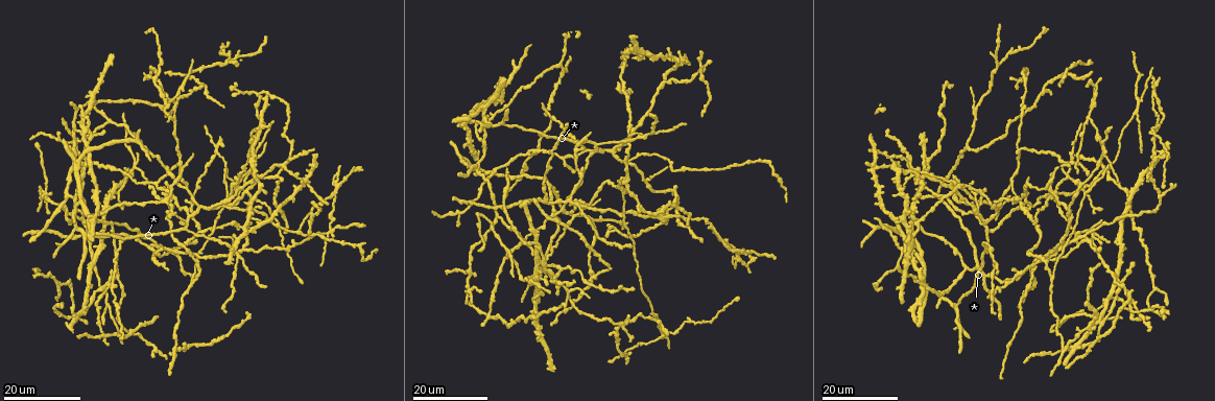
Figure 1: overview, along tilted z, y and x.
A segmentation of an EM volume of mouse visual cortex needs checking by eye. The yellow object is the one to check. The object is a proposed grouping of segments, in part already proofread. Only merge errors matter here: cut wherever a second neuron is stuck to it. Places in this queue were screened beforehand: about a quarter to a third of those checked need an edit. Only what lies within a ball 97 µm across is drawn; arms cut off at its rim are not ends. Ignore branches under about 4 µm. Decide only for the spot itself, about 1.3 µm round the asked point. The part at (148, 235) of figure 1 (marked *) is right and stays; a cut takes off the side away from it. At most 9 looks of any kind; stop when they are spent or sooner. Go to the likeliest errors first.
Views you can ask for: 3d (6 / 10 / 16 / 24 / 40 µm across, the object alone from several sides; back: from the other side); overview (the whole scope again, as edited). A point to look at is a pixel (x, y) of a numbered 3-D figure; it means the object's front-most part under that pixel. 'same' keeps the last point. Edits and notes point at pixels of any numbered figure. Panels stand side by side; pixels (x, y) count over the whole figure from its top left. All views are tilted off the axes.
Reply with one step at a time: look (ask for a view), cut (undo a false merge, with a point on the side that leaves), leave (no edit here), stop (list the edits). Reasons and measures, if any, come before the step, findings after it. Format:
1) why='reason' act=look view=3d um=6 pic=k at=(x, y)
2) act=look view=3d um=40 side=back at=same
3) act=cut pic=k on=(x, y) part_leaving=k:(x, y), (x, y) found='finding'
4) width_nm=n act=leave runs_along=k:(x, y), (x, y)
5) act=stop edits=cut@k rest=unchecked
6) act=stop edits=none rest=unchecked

act=look view=3d um=24 pic=1 at=(328, 229)

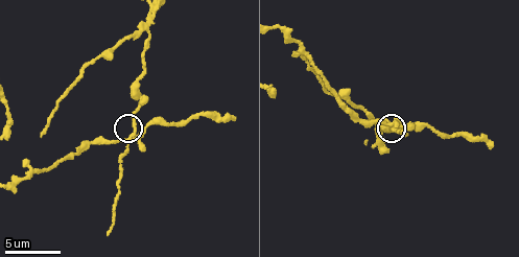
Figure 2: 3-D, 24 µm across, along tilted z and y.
act=look view=3d um=10 pic=2 at=(134, 130)

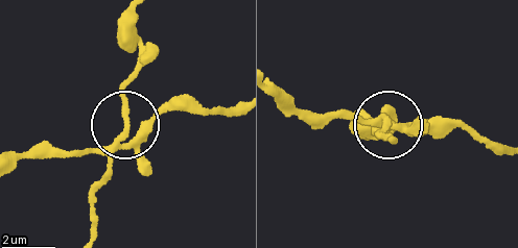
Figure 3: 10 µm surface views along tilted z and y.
arms=4 act=cut pic=3 on=(101, 182) part_leaving=3:(112, 145), (126, 121), (124, 85), (138, 57), (134, 17) found='a second neuron is stuck on'

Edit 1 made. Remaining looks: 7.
act=look view=overview

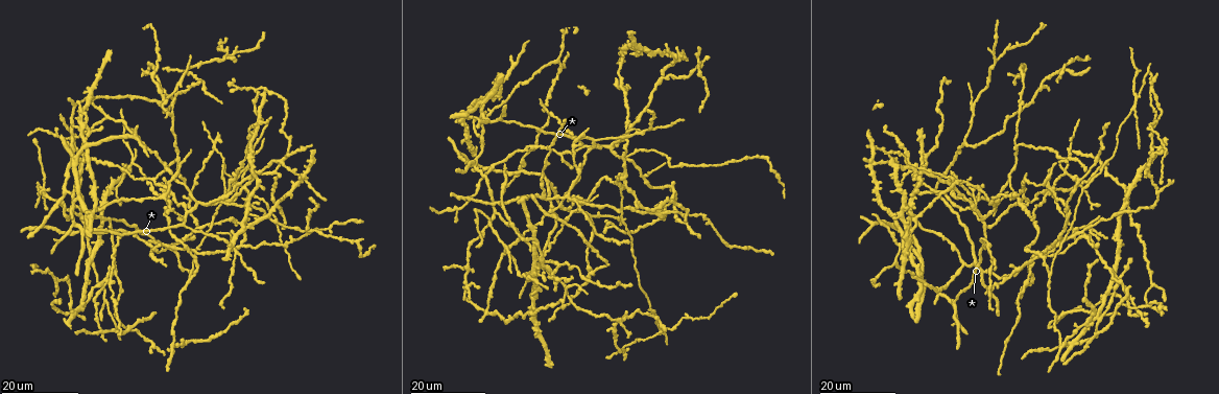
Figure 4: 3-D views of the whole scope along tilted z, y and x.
act=look view=3d um=16 pic=4 at=(491, 165)

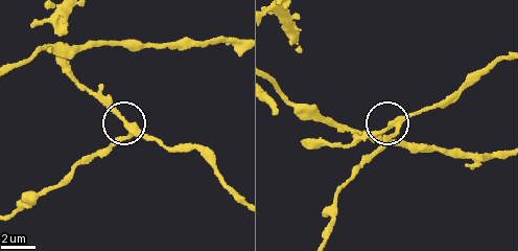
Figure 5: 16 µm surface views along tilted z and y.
act=look view=3d um=10 pic=5 at=(396, 127)

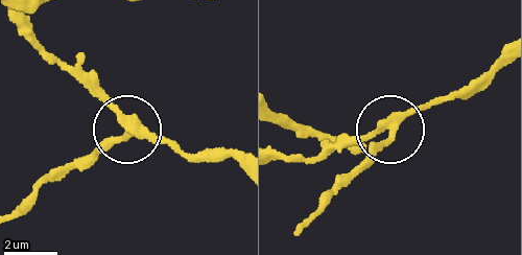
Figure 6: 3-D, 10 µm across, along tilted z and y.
width_nm=300 act=leave found='all the same neuron'

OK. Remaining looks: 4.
why='small branch off a trunk' act=look view=3d um=24 pic=4 at=(576, 201)

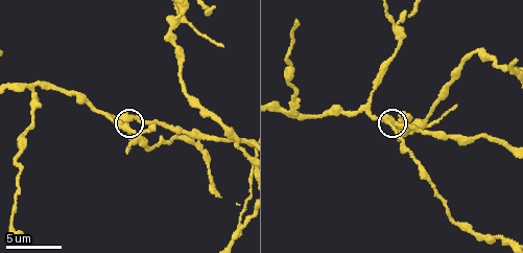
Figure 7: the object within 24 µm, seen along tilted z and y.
act=look view=3d um=10 pic=7 at=(126, 120)

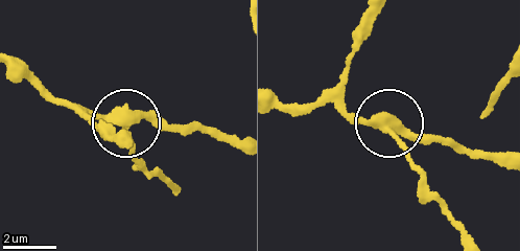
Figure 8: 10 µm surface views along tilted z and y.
arms=3 act=leave runs_along=8:(500, 159), (407, 135), (393, 123), (393, 139), (424, 172) found='continuous, no second neuron'

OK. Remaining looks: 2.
why='side arm on a straight run' act=look view=3d um=24 pic=4 at=(1150, 177)

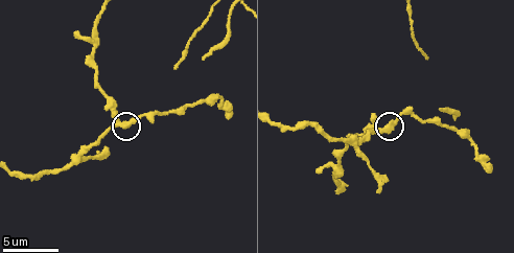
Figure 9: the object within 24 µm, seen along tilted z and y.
act=look view=3d um=6 pic=9 at=(119, 123)

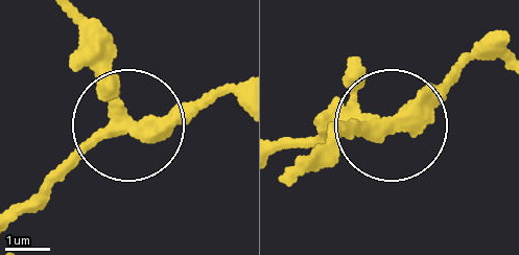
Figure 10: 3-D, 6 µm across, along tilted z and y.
side_arm_um=15 act=leave runs_along=10:(316, 151), (358, 124), (394, 123), (489, 41) found='continuous, no second neuron'

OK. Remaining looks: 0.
act=stop edits=cut@3 rest=unchecked

